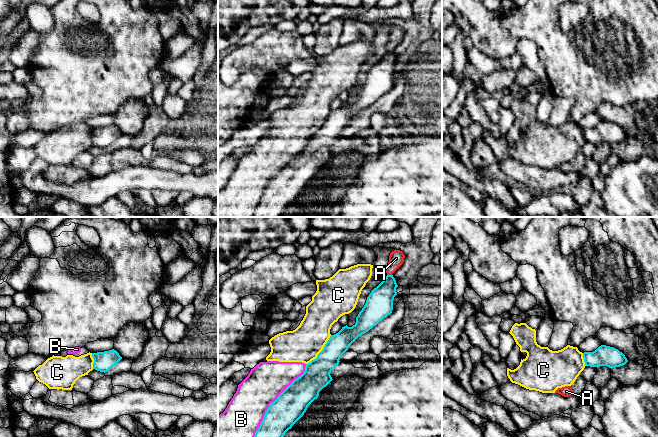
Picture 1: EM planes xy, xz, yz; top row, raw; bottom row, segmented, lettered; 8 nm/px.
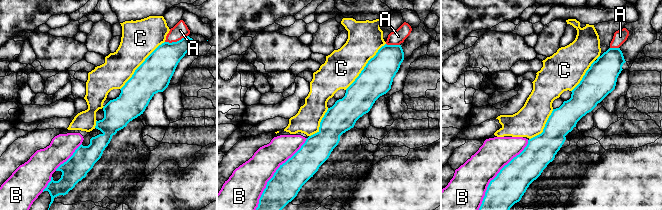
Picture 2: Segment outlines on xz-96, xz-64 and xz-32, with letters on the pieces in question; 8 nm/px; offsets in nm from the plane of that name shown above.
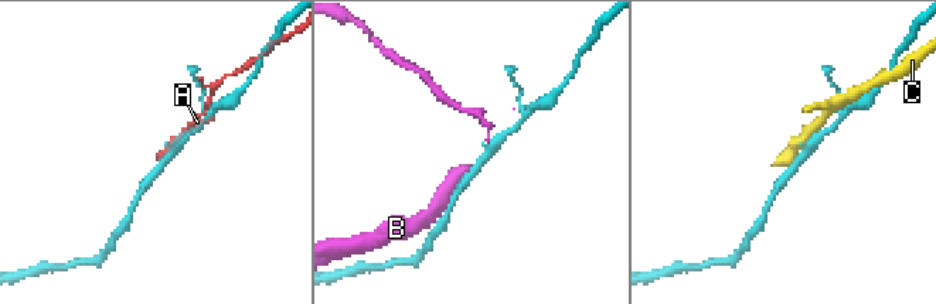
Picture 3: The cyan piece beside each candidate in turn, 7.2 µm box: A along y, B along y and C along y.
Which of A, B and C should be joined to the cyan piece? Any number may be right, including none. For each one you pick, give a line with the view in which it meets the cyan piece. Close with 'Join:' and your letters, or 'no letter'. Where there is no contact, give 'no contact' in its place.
Join: no letter

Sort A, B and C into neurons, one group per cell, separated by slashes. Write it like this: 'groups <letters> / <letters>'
groups A / B C

